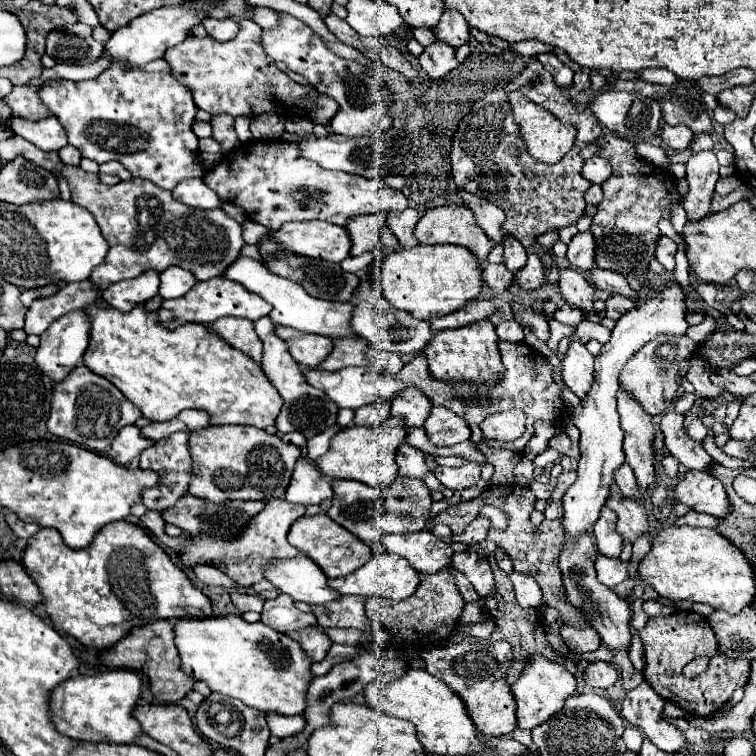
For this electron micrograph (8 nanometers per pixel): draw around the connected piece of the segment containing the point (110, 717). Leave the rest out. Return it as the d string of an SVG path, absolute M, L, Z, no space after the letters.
M131 670L101 672L95 676L69 678L51 694L51 714L57 730L79 742L109 742L109 744L135 744L143 730L133 716L139 704L143 680Z

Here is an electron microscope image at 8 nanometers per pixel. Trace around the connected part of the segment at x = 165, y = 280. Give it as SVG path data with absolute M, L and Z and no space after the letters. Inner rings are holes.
M171 266L161 274L161 286L159 286L159 296L161 298L179 298L187 294L193 286L197 284L195 274L191 270L183 270L181 266Z

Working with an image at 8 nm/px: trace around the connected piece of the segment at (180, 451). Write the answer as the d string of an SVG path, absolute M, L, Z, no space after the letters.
M187 432L171 434L171 438L165 438L163 442L157 442L157 444L153 444L149 450L143 452L139 468L143 468L143 470L155 470L155 472L161 476L159 486L149 488L149 490L143 490L143 504L145 504L149 510L163 512L163 510L175 506L175 502L177 502L179 498L183 498L183 494L187 494L189 482L191 482L191 474L193 474L187 440L189 440L189 434L187 434Z

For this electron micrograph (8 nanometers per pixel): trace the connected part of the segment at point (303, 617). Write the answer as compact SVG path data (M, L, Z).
M279 594L275 600L265 600L261 622L275 628L277 632L289 632L297 628L307 628L317 622L315 614L305 614L295 608L295 602L287 594Z

